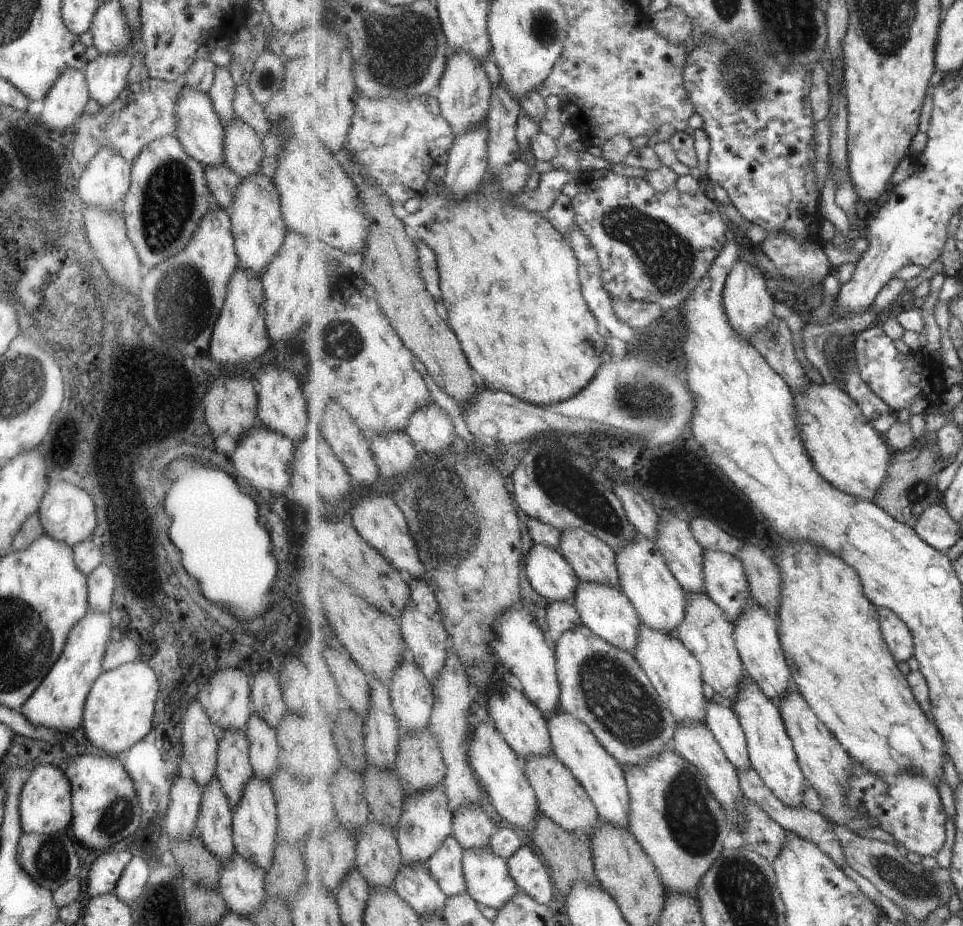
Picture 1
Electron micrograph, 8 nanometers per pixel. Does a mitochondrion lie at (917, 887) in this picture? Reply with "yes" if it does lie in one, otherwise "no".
yes

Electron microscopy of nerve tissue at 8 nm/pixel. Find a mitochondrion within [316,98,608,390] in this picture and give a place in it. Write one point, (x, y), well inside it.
(342, 340)

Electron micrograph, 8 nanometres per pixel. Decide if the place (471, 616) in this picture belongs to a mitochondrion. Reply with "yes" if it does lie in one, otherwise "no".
no

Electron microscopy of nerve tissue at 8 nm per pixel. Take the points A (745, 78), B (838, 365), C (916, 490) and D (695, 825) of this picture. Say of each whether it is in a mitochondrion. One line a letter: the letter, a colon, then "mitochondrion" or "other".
A: mitochondrion
B: other
C: mitochondrion
D: mitochondrion

